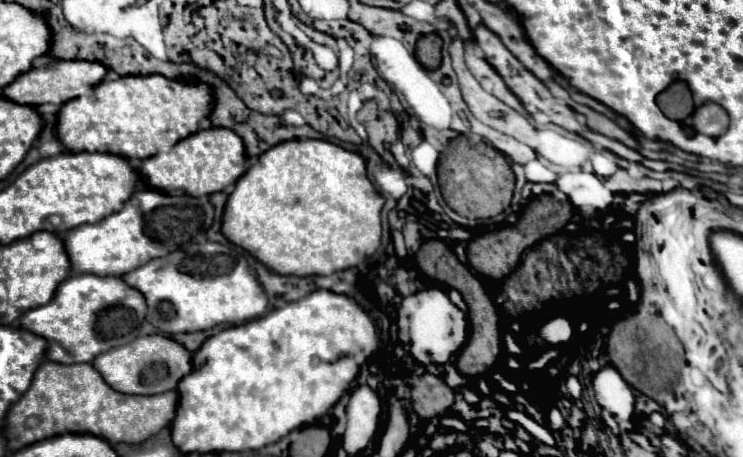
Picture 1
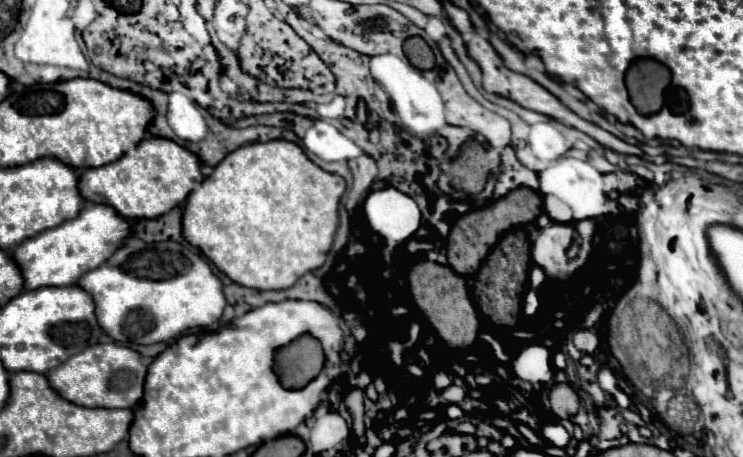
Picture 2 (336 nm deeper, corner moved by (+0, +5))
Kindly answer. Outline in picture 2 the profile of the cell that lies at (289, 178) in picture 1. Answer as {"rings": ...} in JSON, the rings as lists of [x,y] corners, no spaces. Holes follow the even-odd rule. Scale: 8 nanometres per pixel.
{"rings":[[[250,143],[228,153],[204,183],[188,195],[182,213],[182,235],[234,283],[258,291],[288,289],[304,273],[324,263],[338,229],[338,201],[344,189],[342,177],[314,165],[296,143]]]}

